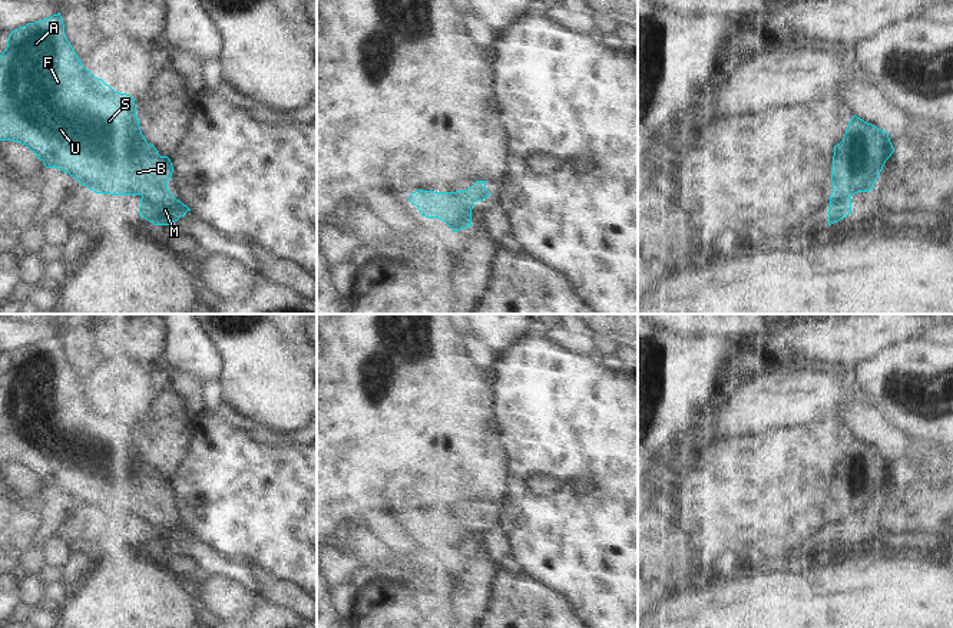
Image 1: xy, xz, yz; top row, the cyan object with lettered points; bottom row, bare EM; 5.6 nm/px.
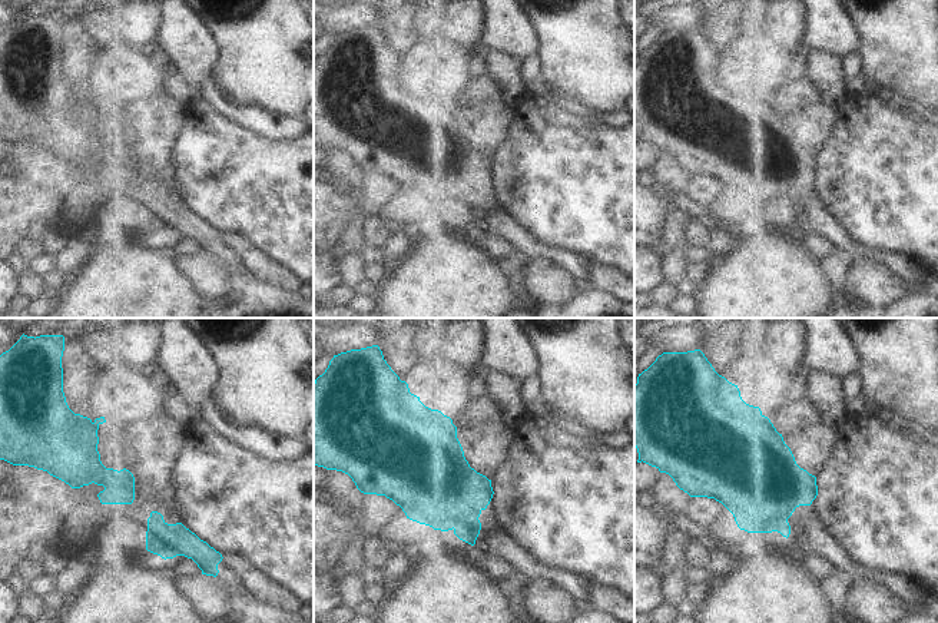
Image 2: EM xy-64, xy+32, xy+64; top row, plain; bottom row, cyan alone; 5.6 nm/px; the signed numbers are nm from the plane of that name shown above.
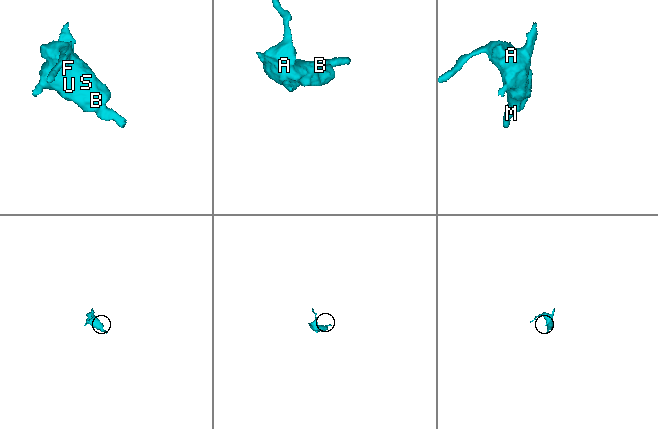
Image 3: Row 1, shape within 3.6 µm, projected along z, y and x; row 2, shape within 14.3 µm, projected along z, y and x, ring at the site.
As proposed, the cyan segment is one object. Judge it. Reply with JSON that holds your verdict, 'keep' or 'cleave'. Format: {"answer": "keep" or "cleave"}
{"answer": "keep"}

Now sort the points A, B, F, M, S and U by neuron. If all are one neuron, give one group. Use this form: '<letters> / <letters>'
A B F M S U

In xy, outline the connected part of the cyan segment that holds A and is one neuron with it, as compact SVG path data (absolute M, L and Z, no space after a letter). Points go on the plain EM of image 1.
M60 334L9 356L7 368L0 376L0 462L26 466L46 489L69 495L96 515L140 516L139 536L155 546L172 546L191 532L169 513L172 483L168 477L161 477L142 456L135 420L115 413L83 389L64 356Z

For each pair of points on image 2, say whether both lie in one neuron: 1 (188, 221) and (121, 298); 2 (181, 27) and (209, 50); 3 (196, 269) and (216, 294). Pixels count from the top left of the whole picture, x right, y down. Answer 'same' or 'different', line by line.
1: different
2: same
3: same

